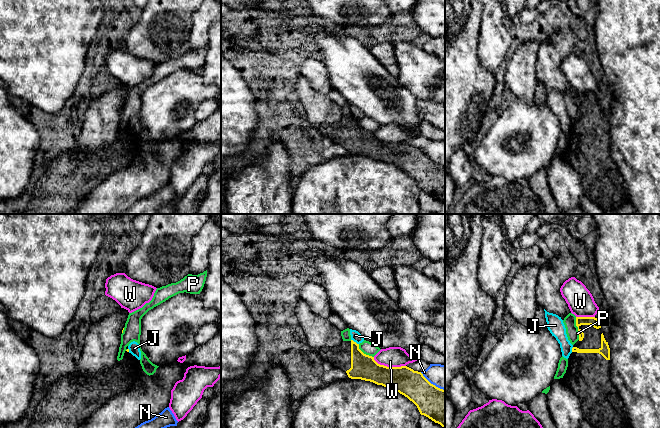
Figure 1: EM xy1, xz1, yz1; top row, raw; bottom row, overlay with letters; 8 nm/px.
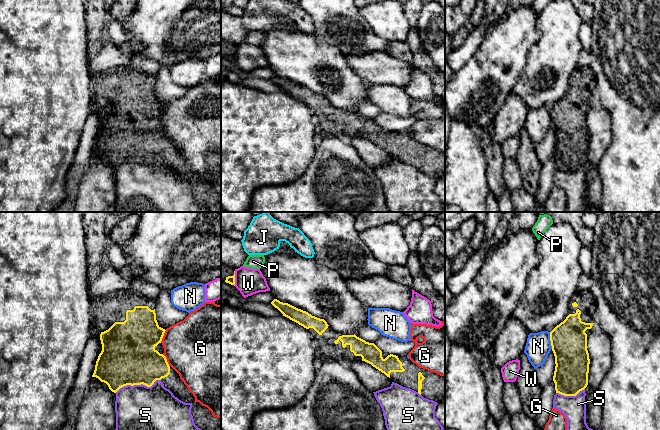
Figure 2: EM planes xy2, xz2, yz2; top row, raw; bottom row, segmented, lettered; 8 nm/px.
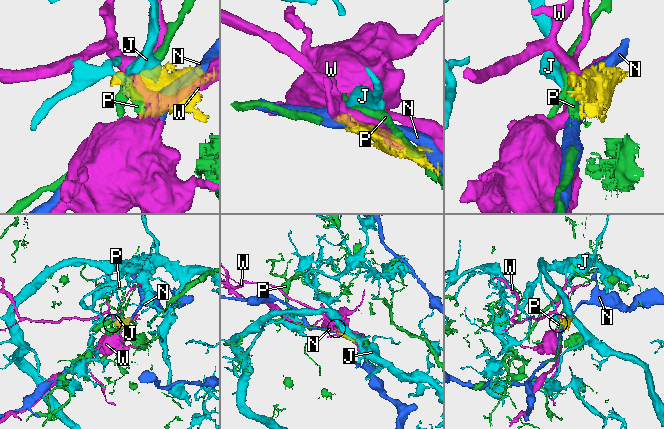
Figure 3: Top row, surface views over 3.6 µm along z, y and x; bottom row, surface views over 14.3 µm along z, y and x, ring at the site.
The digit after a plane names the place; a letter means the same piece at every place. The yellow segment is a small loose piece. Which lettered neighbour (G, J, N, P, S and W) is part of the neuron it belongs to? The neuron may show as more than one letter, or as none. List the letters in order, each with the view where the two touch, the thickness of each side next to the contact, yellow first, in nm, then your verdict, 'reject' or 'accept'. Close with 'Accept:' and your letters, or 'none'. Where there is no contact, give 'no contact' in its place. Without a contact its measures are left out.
G: xy2 | 360/440 nm | reject
J: xz1 | 200/80 nm | reject
N: yz2 | 280/200 nm | reject
P: yz1 | 70/100 nm | reject
S: xy2 | 440/360 nm | reject
W: xz1 | 220/160 nm | reject
Accept: none

